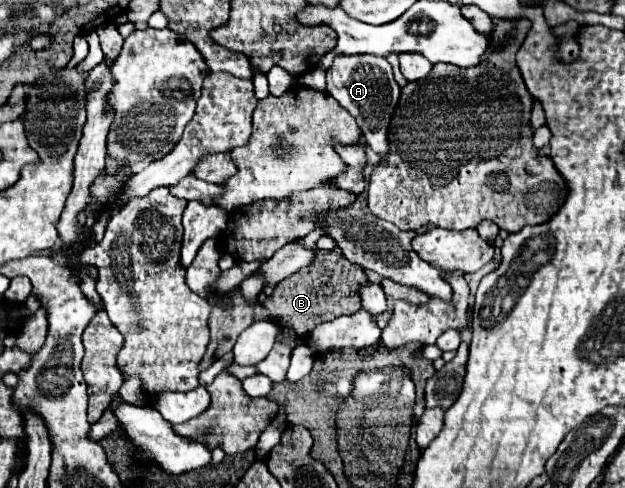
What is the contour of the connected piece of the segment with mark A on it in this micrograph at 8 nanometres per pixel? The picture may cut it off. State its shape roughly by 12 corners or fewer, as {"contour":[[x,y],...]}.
{"contour":[[337,56],[331,94],[387,158],[401,88],[379,56]]}

